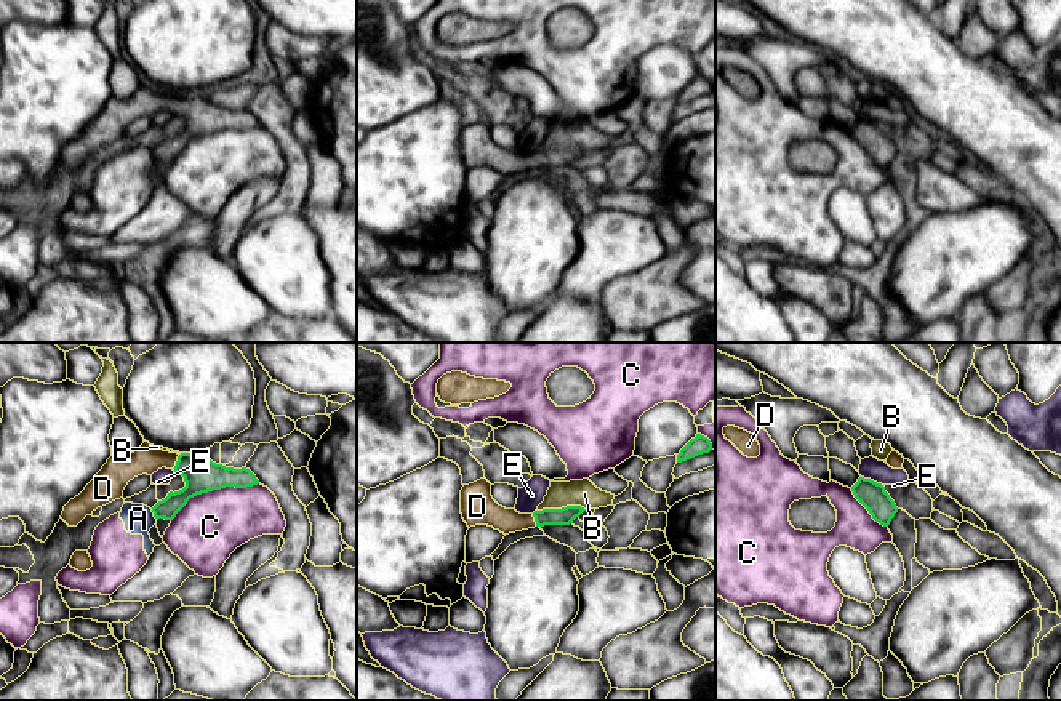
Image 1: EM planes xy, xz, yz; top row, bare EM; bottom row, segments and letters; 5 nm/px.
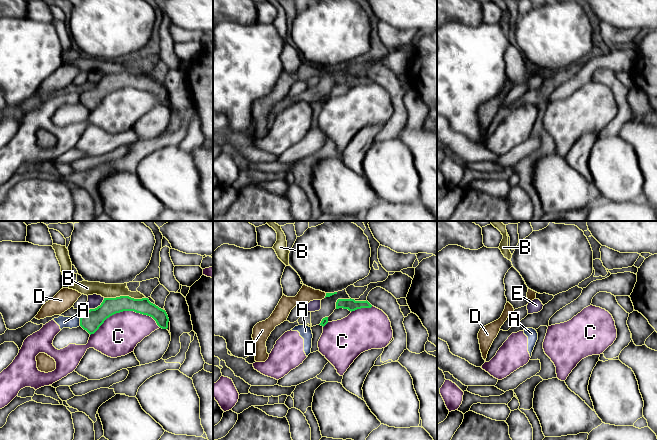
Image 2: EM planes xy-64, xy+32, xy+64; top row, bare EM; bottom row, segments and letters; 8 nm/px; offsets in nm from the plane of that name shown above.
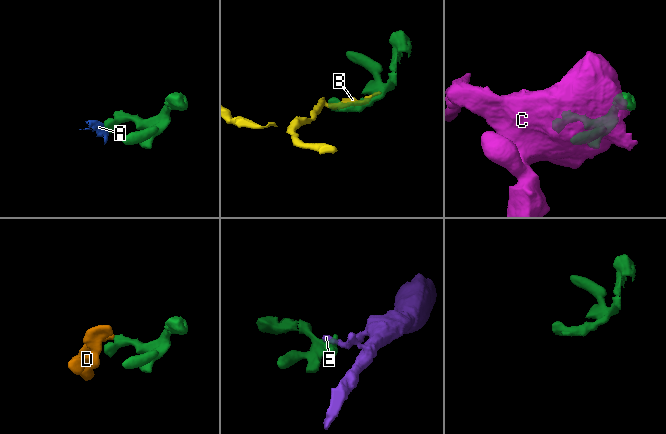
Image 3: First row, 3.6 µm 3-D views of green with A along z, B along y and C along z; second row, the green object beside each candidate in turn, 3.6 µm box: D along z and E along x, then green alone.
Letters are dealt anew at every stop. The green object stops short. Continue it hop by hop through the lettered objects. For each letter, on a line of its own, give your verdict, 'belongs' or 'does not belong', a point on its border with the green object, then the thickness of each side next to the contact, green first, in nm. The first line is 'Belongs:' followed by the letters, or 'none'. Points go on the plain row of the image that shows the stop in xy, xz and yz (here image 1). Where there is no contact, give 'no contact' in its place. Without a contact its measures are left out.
Belongs: D
A: does not belong; contact xy (154, 156); calibres 100 and 150 nm
B: does not belong; contact xz (562, 149); calibres 90 and 140 nm
C: does not belong; contact xy (213, 130); calibres 180 and 340 nm
D: belongs; contact xy (176, 104); calibres 180 and 140 nm
E: does not belong; contact yz (872, 122); calibres 140 and 110 nm

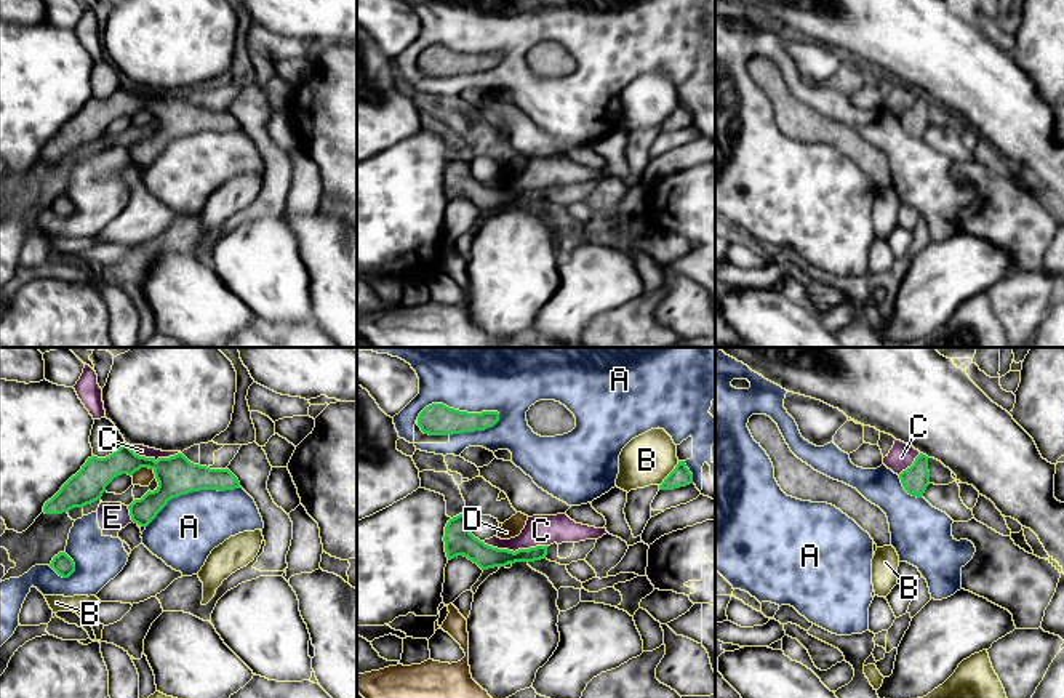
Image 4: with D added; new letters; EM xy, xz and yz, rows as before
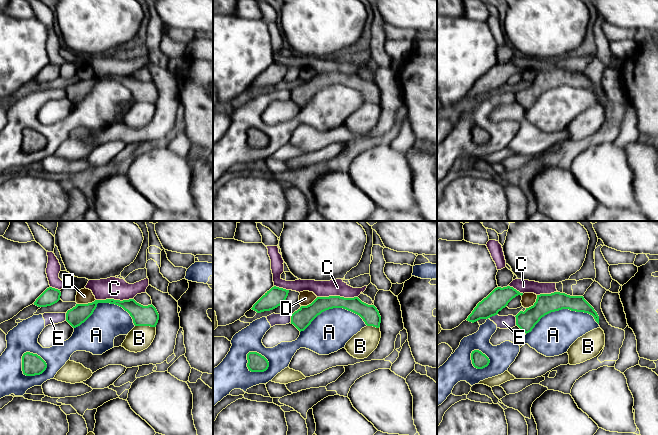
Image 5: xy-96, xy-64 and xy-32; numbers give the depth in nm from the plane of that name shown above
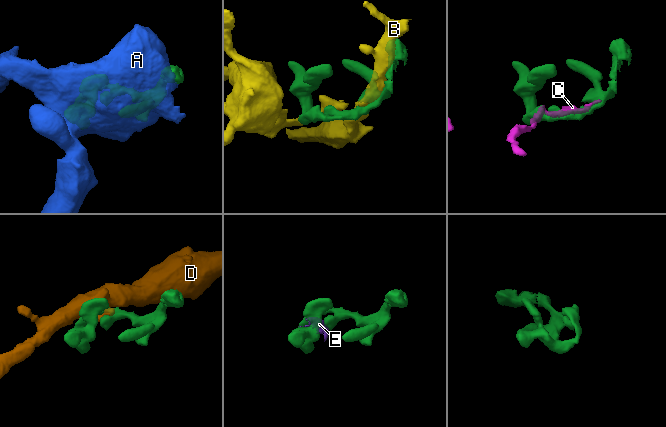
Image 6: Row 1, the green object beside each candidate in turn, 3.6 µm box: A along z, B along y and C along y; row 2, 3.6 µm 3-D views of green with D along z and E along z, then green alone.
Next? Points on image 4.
Belongs: none
A: does not belong; contact xz (456, 52); calibres 160 and 280 nm
B: does not belong; contact xz (669, 116); calibres 100 and 260 nm
C: does not belong; contact xz (516, 192); calibres 120 and 160 nm
D: does not belong; contact xy (143, 108); calibres 200 and 90 nm
E: does not belong; contact xy (130, 156); calibres 160 and 150 nm

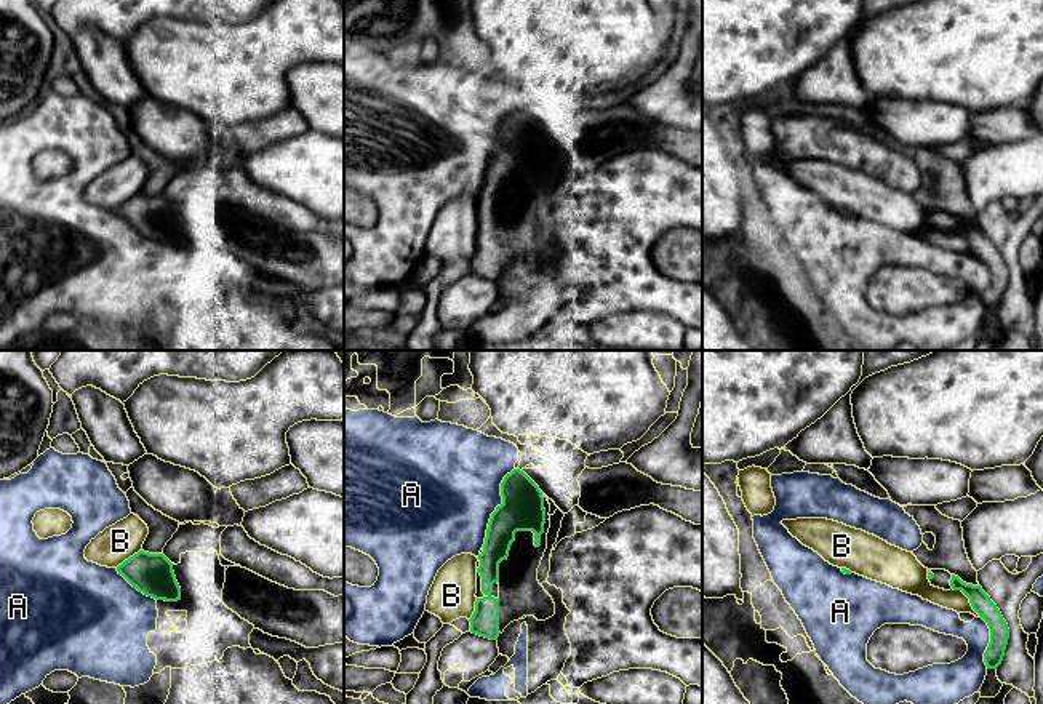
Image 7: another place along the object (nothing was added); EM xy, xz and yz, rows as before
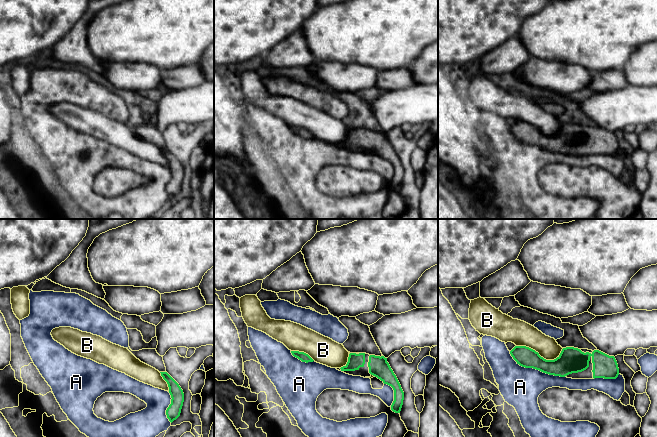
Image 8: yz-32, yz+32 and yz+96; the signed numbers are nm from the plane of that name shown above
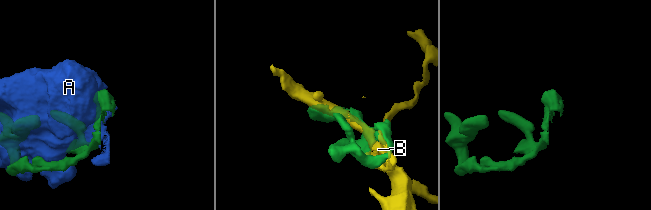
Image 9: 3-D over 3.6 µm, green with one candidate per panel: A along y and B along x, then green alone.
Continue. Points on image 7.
Belongs: none
A: does not belong; contact xz (496, 149); calibres 220 and 480 nm
B: does not belong; contact yz (970, 242); calibres 100 and 100 nm

